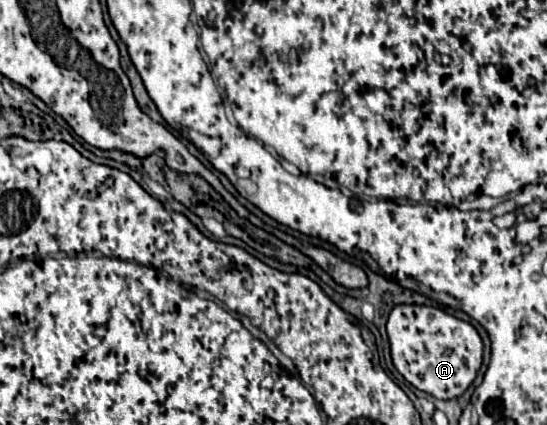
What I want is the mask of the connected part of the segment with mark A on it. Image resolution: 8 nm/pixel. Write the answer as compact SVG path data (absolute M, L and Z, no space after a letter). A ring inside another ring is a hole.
M397 305L387 321L391 357L397 371L419 391L435 399L459 397L475 379L481 359L483 341L471 323L455 319L437 307Z

